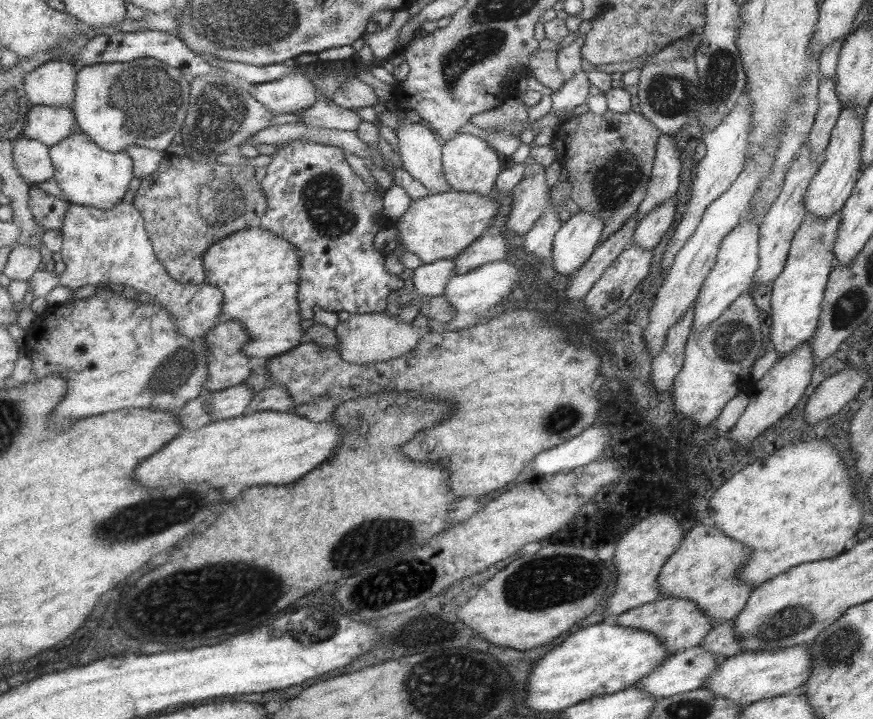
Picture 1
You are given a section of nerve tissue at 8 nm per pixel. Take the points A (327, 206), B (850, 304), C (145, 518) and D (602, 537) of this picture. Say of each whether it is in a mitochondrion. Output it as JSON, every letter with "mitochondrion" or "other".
{"A":"mitochondrion","B":"mitochondrion","C":"mitochondrion","D":"other"}

